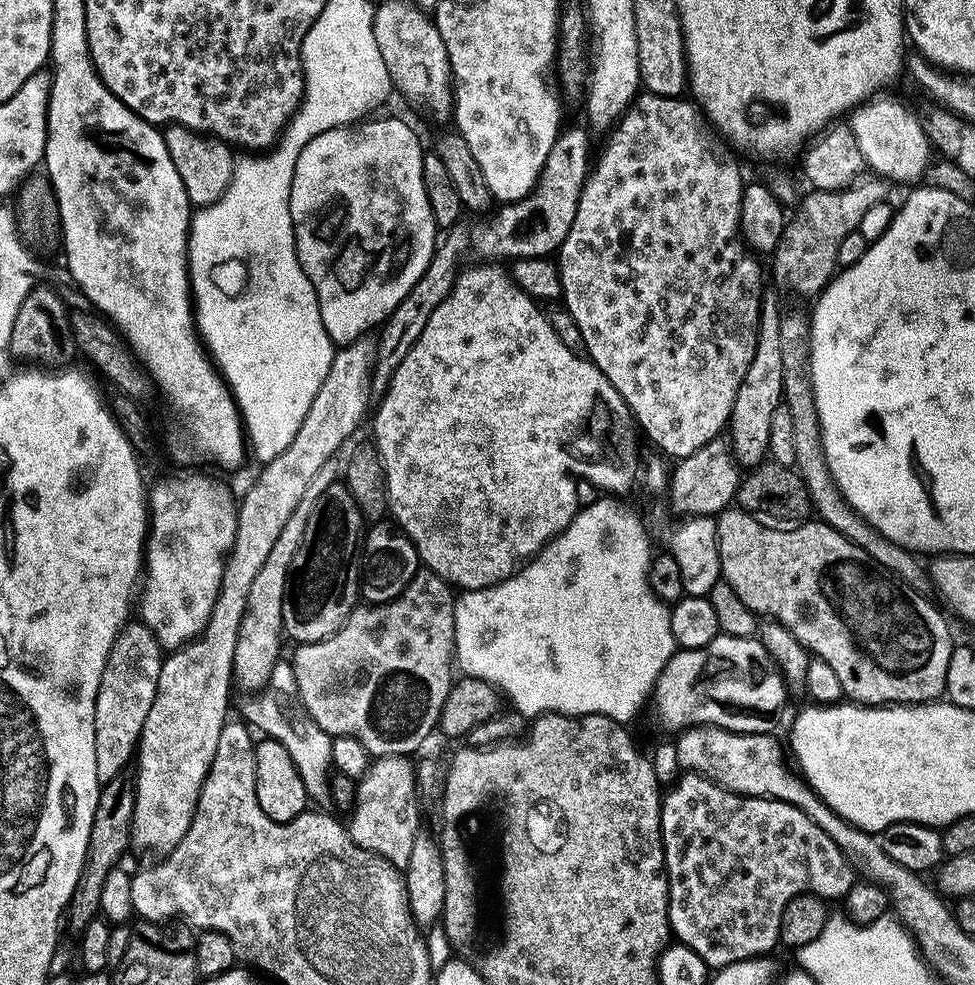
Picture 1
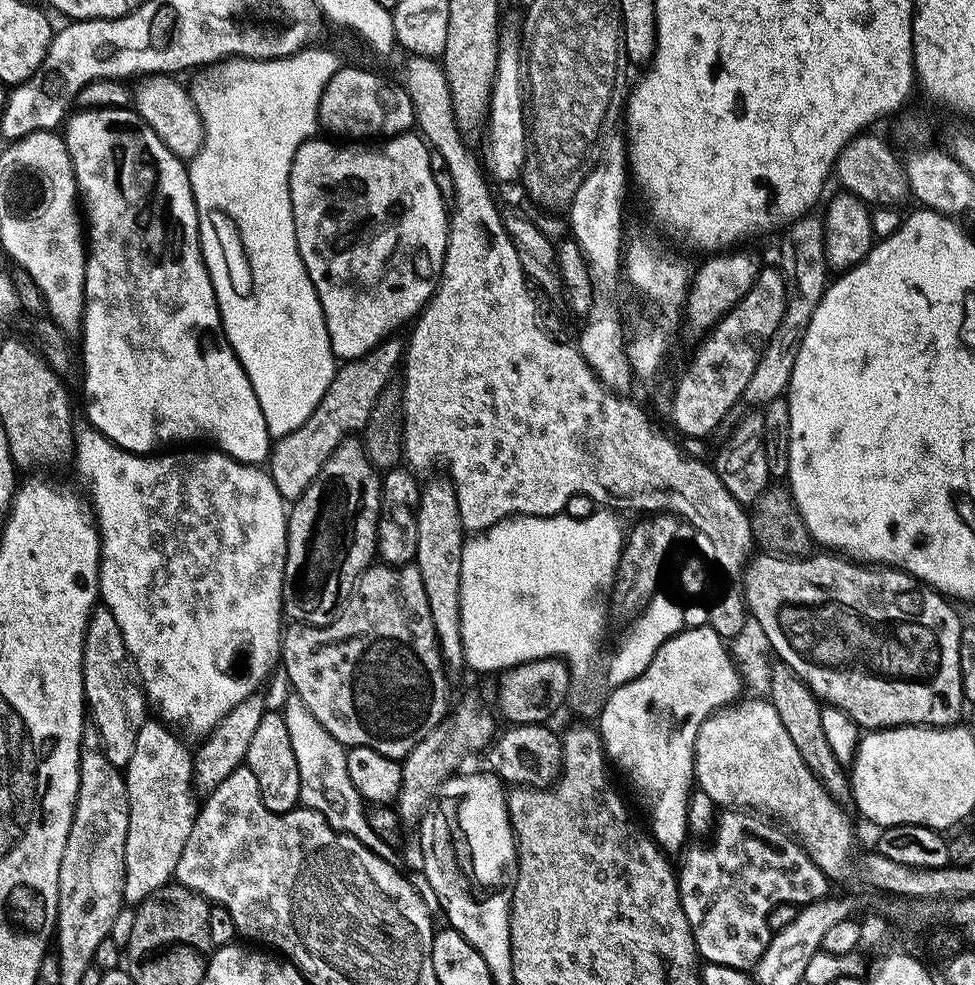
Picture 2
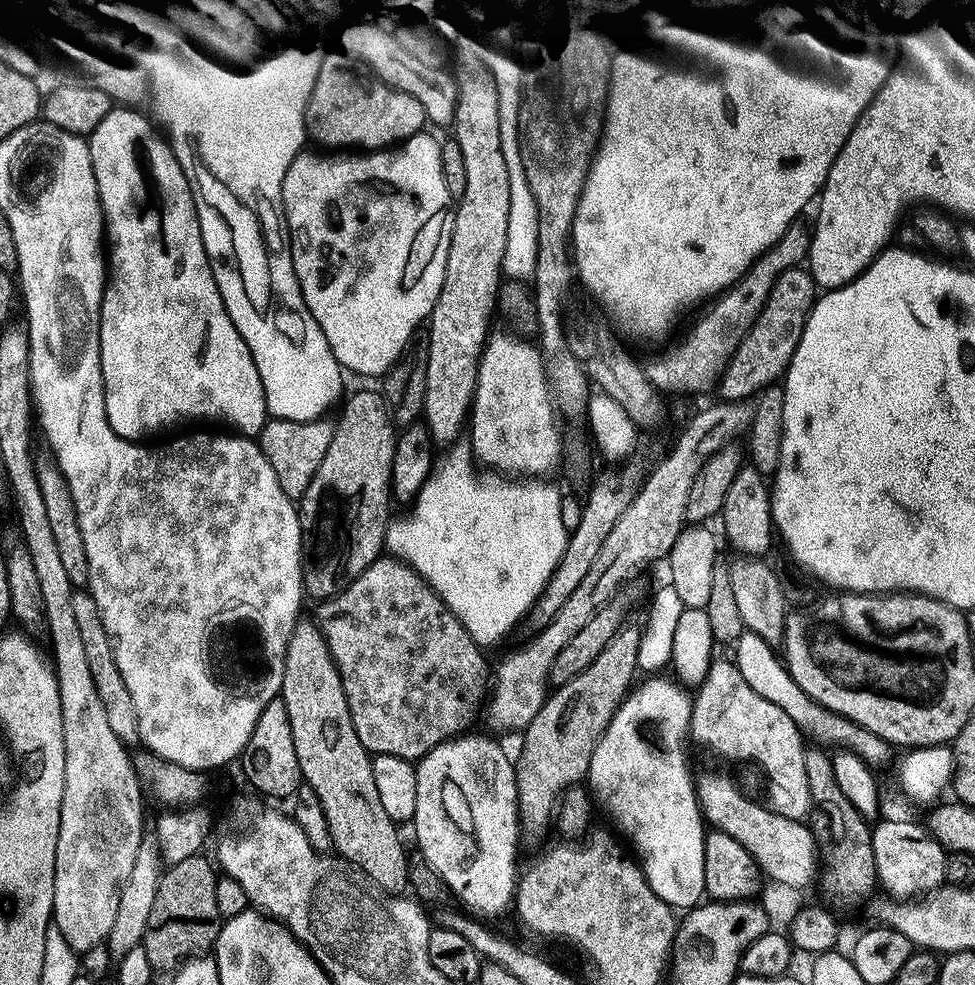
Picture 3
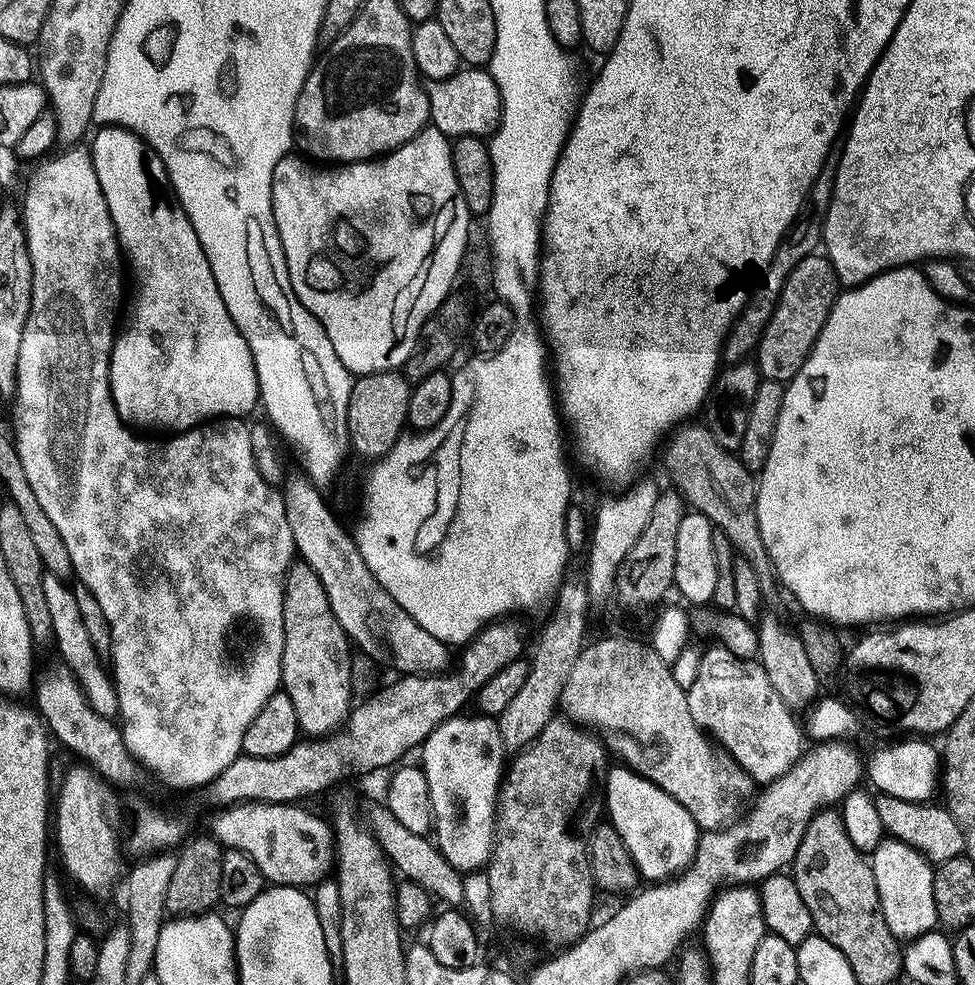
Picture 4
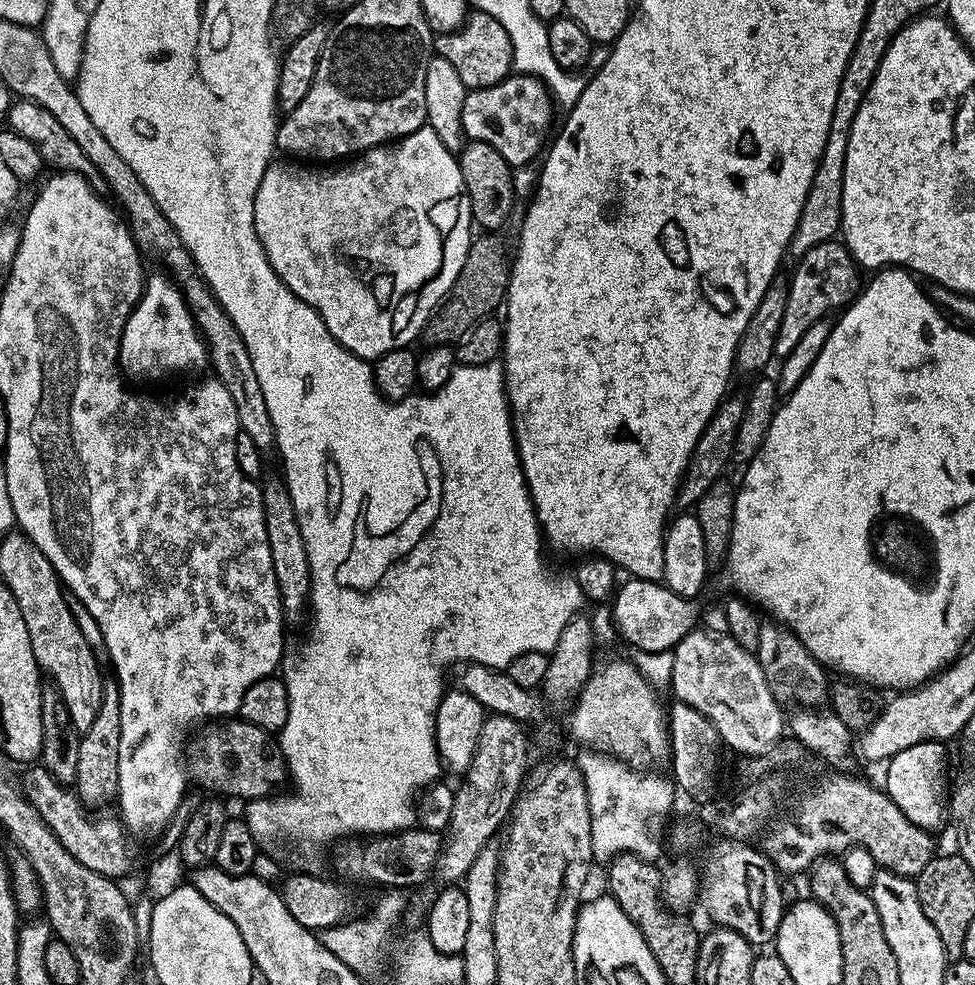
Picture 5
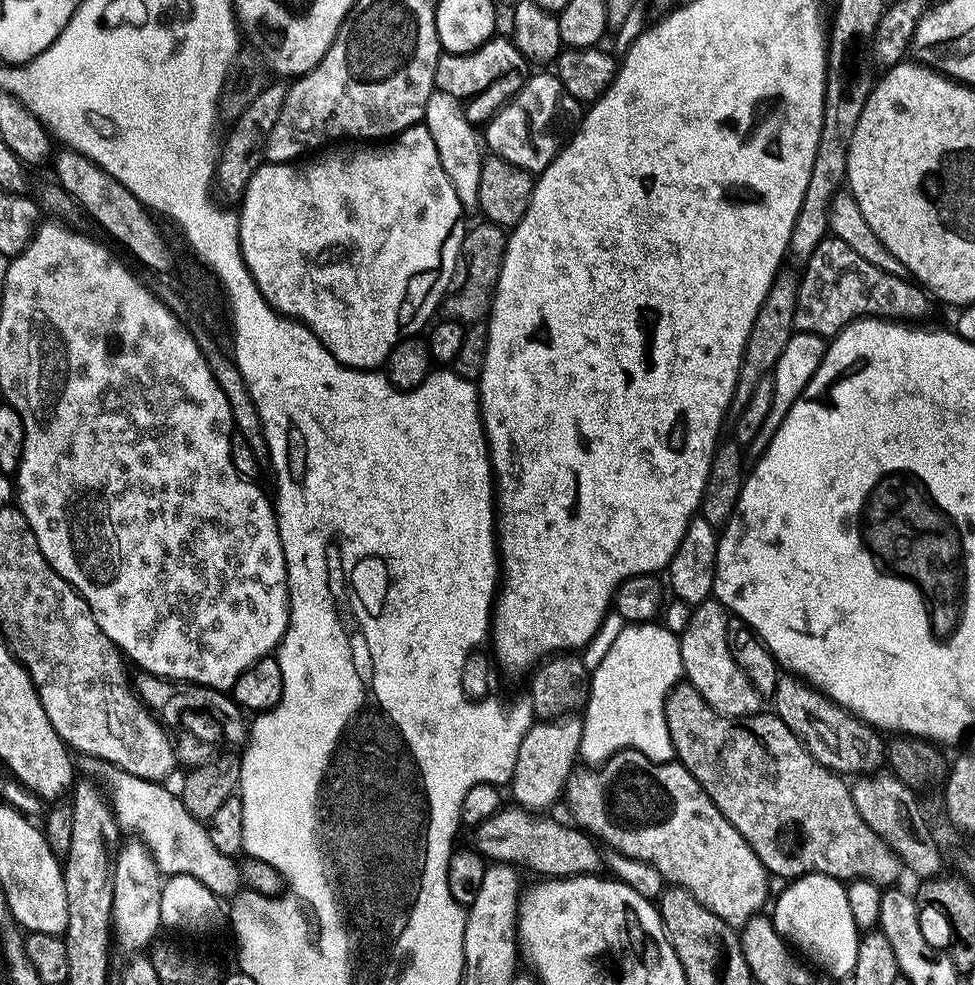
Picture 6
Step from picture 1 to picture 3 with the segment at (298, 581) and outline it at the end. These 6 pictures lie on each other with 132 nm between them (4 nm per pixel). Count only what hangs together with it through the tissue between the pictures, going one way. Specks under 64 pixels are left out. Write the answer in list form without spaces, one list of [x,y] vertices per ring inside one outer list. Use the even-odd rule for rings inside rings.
[[[356,392],[343,401],[340,421],[335,421],[330,450],[322,458],[322,466],[310,478],[306,494],[298,501],[300,513],[300,565],[304,568],[304,591],[316,602],[339,596],[353,580],[379,559],[386,548],[388,538],[388,504],[392,494],[392,463],[396,453],[397,425],[381,393]]]

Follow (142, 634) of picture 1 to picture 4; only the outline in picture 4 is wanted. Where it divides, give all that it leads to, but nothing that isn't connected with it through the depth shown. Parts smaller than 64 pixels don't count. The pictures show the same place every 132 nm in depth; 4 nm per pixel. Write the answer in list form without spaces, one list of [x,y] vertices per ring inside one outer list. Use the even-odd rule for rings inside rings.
[[[45,575],[42,582],[42,591],[46,593],[46,607],[50,610],[50,619],[54,621],[55,651],[60,651],[59,659],[68,665],[68,669],[76,675],[80,689],[84,691],[92,709],[98,714],[109,718],[119,713],[118,694],[116,681],[110,675],[105,661],[100,660],[95,653],[94,645],[90,642],[89,632],[85,631],[80,611],[72,593],[72,588],[67,583],[60,581],[52,575]]]

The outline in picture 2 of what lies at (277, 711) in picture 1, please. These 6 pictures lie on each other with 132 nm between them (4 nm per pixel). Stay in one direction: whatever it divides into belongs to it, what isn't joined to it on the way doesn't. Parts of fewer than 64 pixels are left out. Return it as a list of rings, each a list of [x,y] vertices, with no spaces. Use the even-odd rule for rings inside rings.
[[[289,693],[282,705],[286,730],[289,731],[290,746],[293,747],[294,758],[298,763],[299,805],[322,814],[332,829],[340,833],[350,833],[352,837],[362,842],[367,849],[373,850],[384,861],[395,869],[402,870],[405,865],[402,852],[384,842],[368,822],[366,802],[352,784],[347,768],[347,749],[338,743],[334,737],[307,710],[303,700],[295,693]]]

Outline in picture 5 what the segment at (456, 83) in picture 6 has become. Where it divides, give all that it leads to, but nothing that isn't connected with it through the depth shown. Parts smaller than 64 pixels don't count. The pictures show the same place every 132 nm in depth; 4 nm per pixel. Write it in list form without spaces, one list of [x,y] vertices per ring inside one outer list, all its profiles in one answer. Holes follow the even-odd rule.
[[[476,10],[469,15],[457,32],[440,34],[434,40],[435,55],[446,58],[454,70],[458,70],[458,78],[462,78],[465,89],[493,88],[513,75],[512,43],[510,34],[490,14]]]

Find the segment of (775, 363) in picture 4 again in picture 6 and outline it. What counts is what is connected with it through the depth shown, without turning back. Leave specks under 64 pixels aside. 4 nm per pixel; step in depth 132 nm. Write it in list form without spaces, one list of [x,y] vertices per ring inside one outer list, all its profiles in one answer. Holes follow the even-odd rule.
[[[829,235],[806,257],[804,276],[799,277],[800,289],[796,295],[794,310],[794,328],[797,332],[809,332],[823,338],[837,336],[847,324],[861,318],[883,318],[897,322],[920,322],[928,312],[930,296],[921,285],[909,279],[894,277],[892,274],[866,262],[846,243],[836,236]]]

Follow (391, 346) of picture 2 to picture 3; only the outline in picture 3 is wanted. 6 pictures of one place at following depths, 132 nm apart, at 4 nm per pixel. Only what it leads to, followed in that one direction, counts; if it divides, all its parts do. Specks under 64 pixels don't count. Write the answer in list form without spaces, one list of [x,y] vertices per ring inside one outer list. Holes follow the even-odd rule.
[[[269,418],[265,420],[258,443],[262,454],[266,454],[266,462],[274,469],[278,478],[278,486],[286,490],[286,494],[294,501],[306,494],[306,486],[310,486],[310,478],[322,466],[322,458],[326,458],[326,450],[330,450],[333,421],[328,418],[319,420],[282,420]]]

